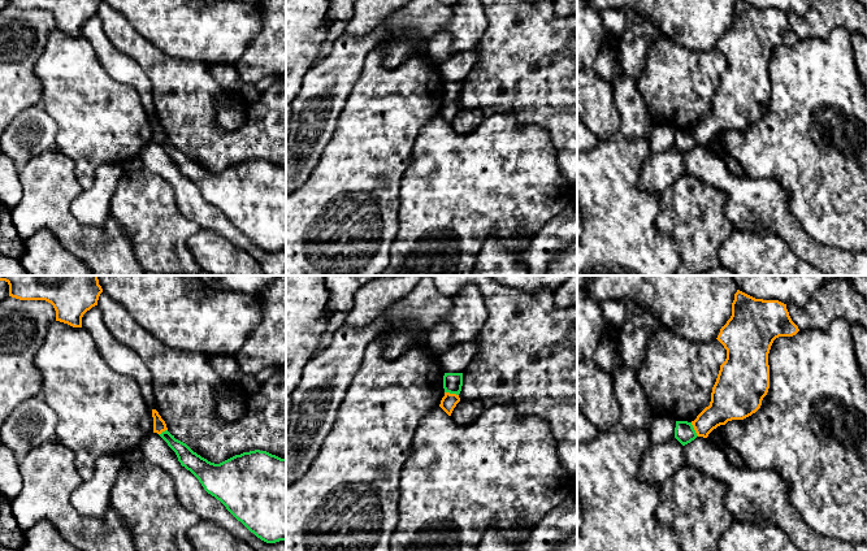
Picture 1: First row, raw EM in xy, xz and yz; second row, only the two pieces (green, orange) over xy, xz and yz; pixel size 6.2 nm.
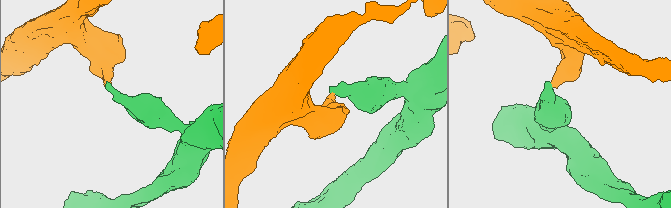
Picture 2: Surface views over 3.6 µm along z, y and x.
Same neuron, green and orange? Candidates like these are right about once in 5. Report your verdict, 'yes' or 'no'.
no

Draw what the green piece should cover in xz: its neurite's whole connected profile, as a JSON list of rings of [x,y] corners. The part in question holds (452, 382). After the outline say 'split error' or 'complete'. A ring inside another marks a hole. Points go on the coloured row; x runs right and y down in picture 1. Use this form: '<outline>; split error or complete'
[[[445,373],[443,389],[445,392],[459,395],[463,386],[463,373]]]; complete

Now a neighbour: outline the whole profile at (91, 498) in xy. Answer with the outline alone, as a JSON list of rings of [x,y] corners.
[[[104,455],[95,463],[92,477],[84,480],[70,496],[70,503],[81,515],[105,517],[110,491],[125,461],[122,455]]]

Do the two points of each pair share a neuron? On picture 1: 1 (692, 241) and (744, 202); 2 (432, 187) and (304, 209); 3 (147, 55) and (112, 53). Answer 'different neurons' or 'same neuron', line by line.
1: different neurons
2: different neurons
3: different neurons

